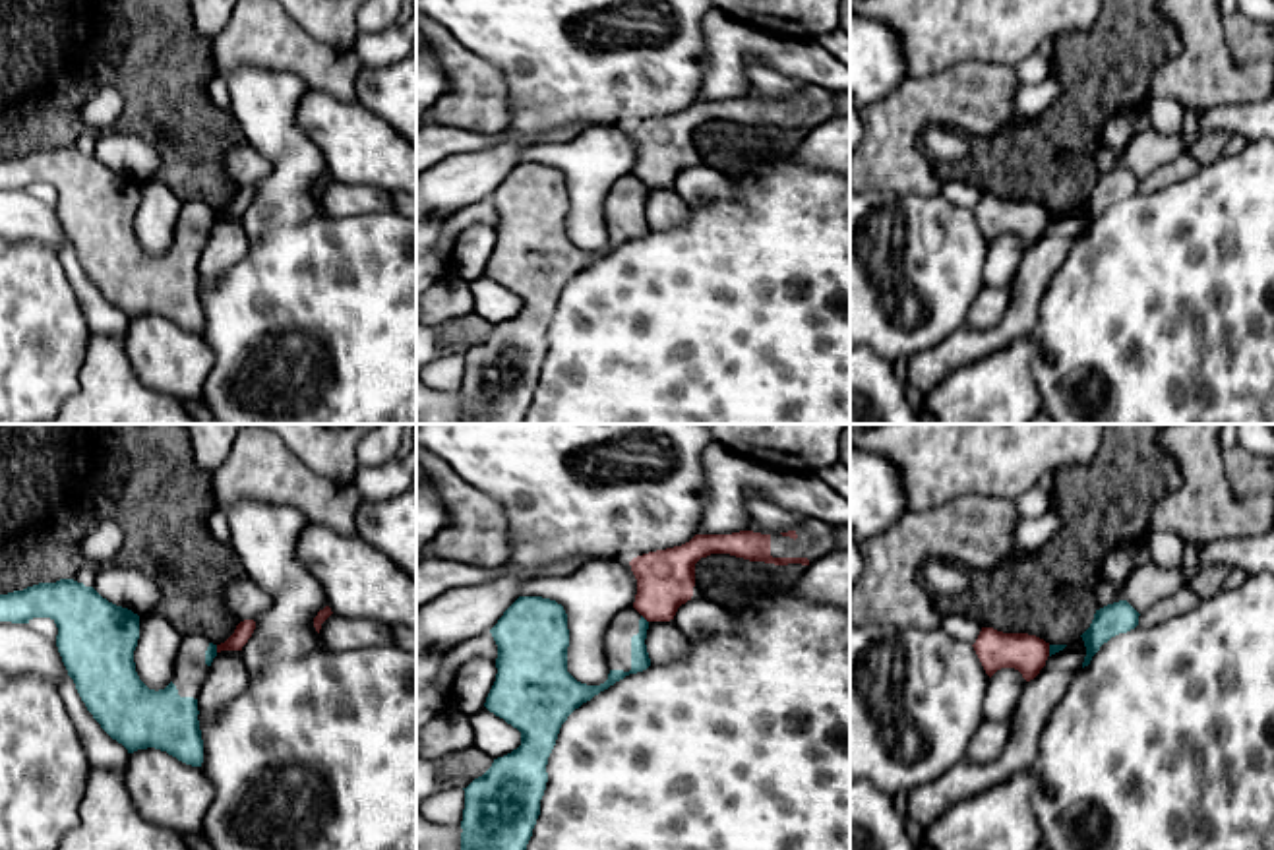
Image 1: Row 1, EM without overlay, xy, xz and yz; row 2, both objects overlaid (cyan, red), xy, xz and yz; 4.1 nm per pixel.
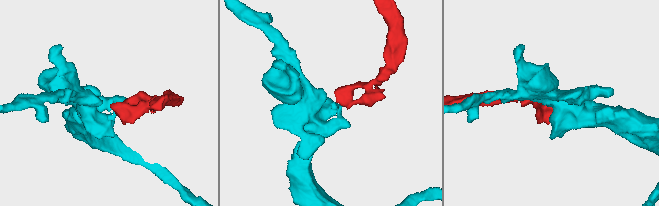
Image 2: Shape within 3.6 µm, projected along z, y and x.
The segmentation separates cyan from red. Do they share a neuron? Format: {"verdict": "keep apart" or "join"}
{"verdict": "keep apart"}

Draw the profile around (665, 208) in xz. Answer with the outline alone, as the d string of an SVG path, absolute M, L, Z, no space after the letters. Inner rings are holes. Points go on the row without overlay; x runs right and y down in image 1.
M672 186L649 188L645 211L651 230L658 232L682 225L685 221L687 203Z

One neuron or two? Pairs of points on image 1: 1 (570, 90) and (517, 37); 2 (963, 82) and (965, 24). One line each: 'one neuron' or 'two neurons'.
1: one neuron
2: two neurons

